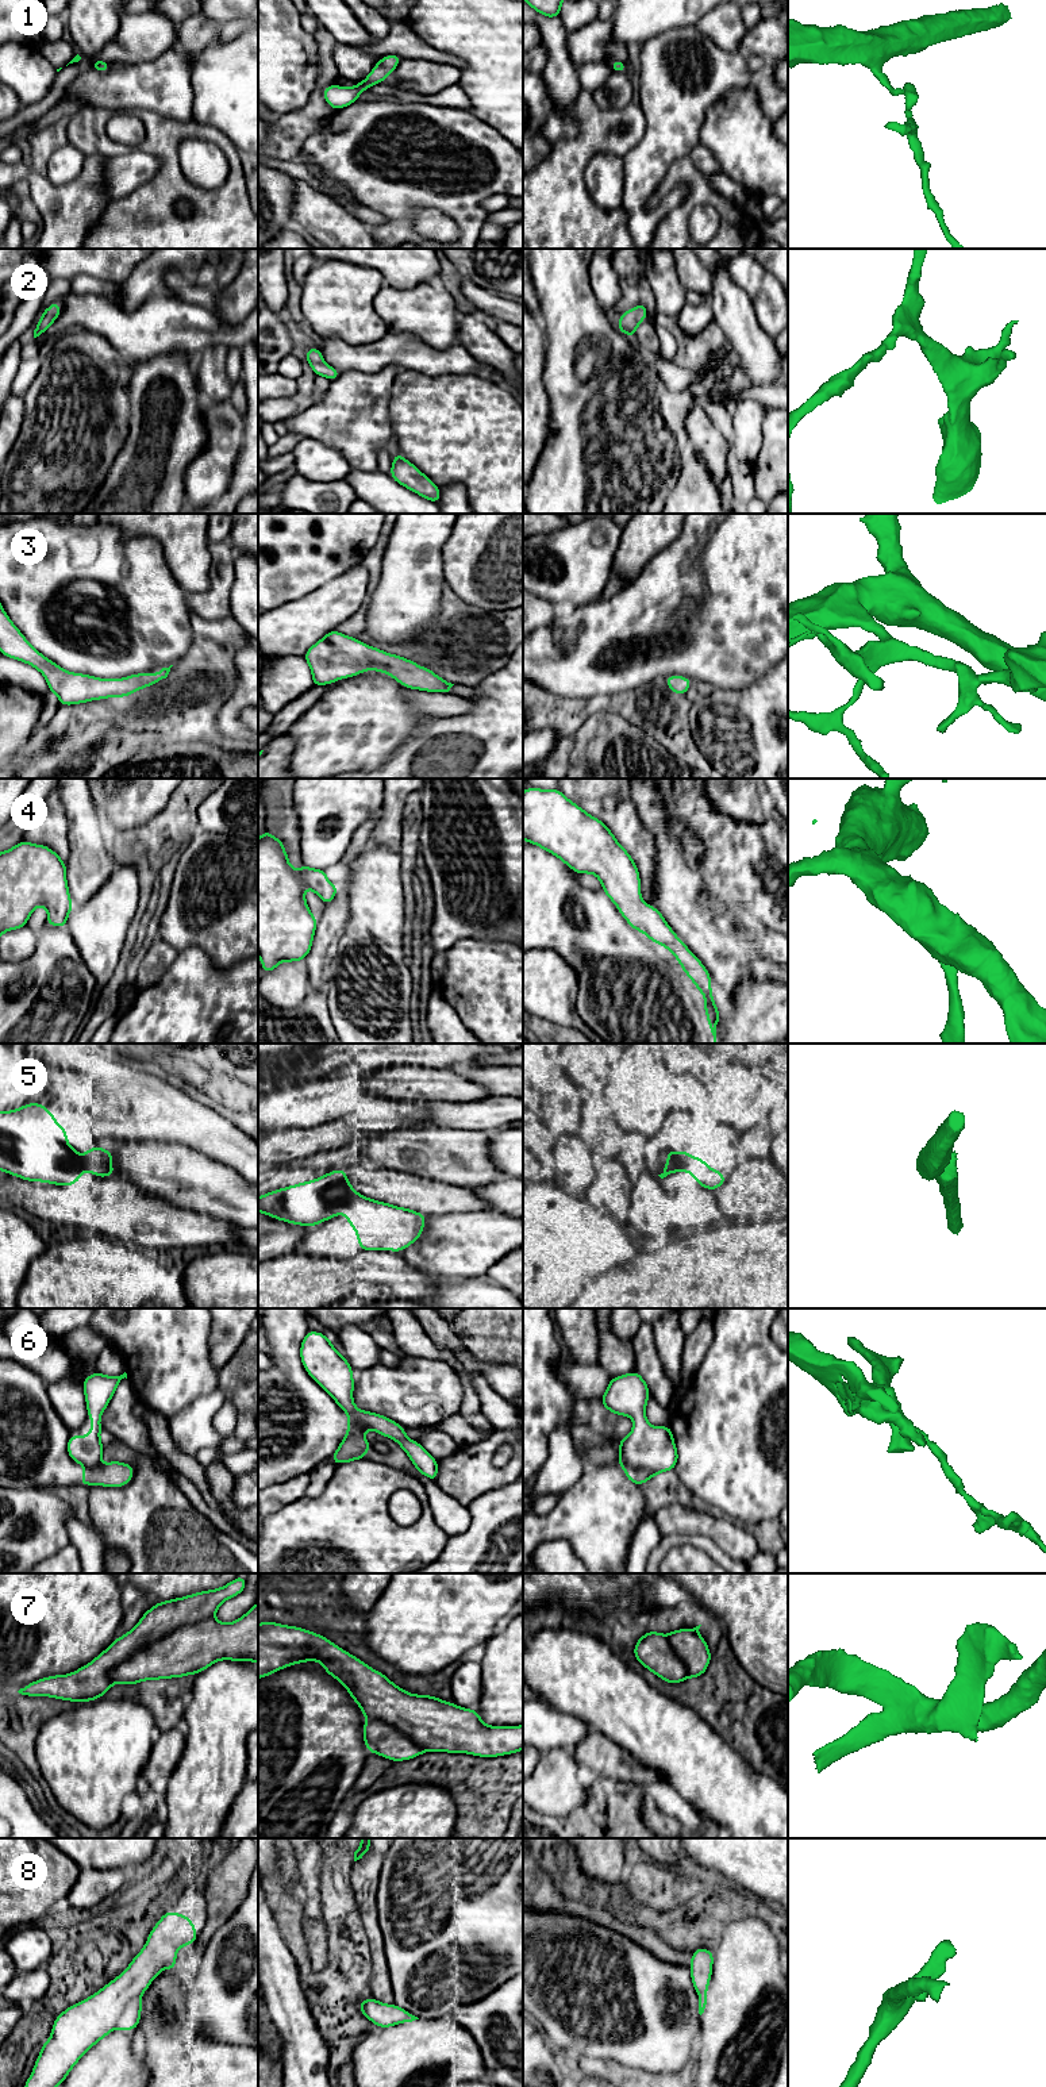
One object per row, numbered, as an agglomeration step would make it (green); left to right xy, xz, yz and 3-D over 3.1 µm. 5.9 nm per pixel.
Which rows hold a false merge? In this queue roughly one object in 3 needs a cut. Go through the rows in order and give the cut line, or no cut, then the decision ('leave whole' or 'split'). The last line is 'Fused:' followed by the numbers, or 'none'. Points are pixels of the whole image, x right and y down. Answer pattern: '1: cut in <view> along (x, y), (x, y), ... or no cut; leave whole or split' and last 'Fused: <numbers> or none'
1: cut in xz along (358, 83), (365, 88); split
2: no cut; leave whole
3: no cut; leave whole
4: no cut; leave whole
5: no cut; leave whole
6: cut in yz along (623, 1468), (643, 1468), (653, 1476); split
7: no cut; leave whole
8: cut in xy along (143, 1991), (129, 2002), (115, 2026); split
Fused: 1, 6, 8

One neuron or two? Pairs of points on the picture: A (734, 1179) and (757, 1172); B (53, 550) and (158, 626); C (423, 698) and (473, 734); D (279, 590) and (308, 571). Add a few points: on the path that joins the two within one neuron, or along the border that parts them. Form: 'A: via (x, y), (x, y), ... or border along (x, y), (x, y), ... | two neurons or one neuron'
A: via (739, 1175), (752, 1172) | one neuron
B: via (79, 576), (83, 580), (107, 581), (133, 603) | one neuron
C: border along (472, 702), (458, 715), (422, 713) | two neurons
D: via (285, 583), (297, 571), (302, 571) | one neuron

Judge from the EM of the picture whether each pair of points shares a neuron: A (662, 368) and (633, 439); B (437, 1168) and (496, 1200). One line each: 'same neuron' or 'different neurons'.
A: different neurons
B: different neurons

